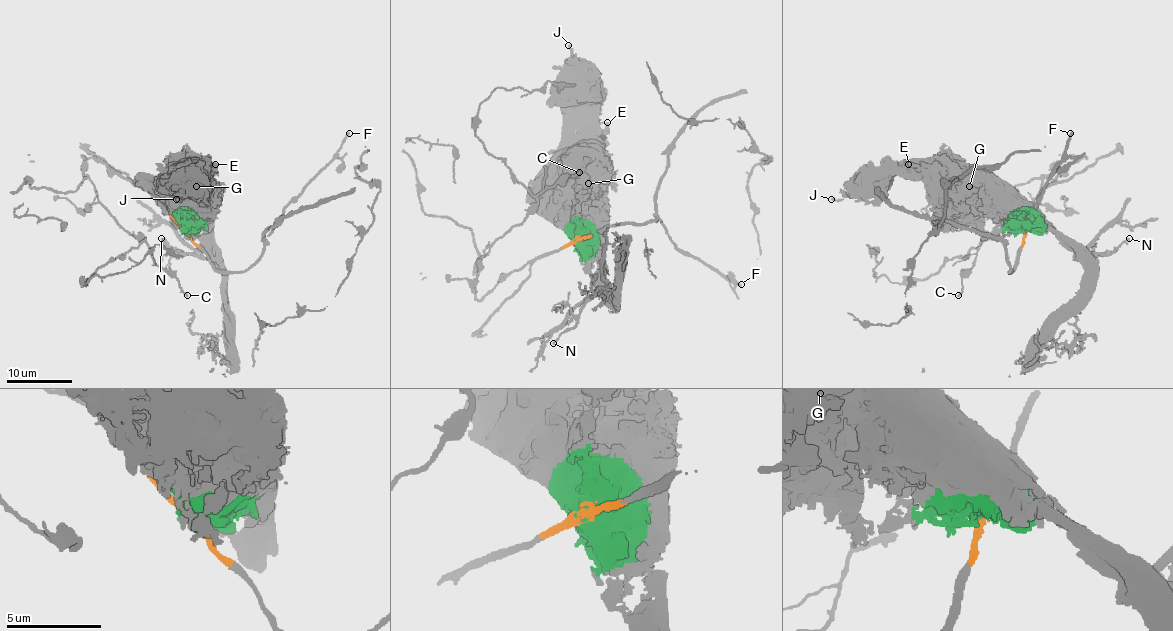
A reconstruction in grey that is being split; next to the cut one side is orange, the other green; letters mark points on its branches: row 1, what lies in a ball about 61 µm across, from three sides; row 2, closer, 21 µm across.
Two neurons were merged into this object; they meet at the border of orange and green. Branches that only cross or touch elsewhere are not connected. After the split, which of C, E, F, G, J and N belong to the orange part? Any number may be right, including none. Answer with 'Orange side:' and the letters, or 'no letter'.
Orange side: C, F

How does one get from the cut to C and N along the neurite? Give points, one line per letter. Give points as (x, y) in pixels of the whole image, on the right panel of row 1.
C: (1025, 228), (1040, 193), (1083, 155), (1066, 157), (1050, 174), (1038, 195), (1005, 235), (979, 245), (957, 296)
N: (1025, 228), (1050, 228), (1075, 249), (1093, 253), (1111, 253), (1129, 238)

